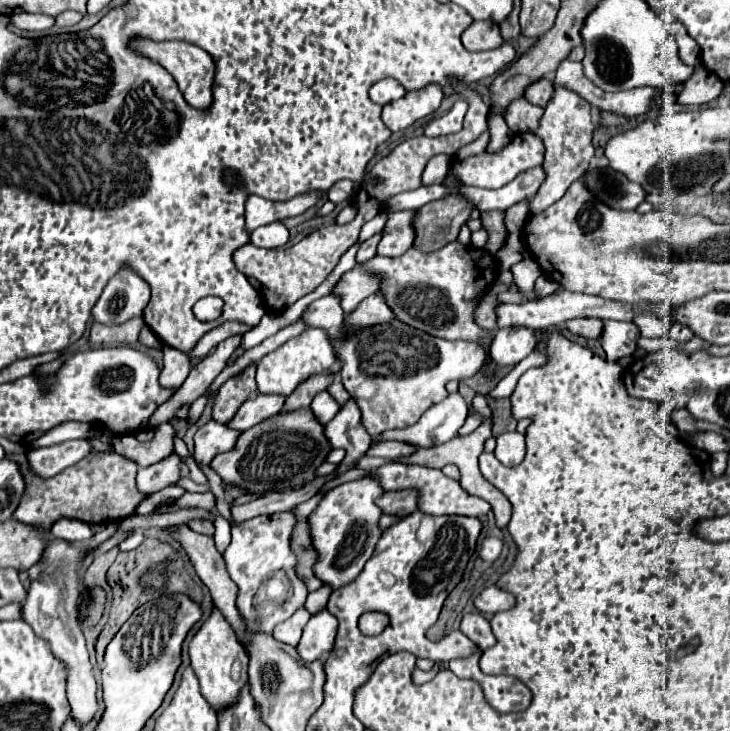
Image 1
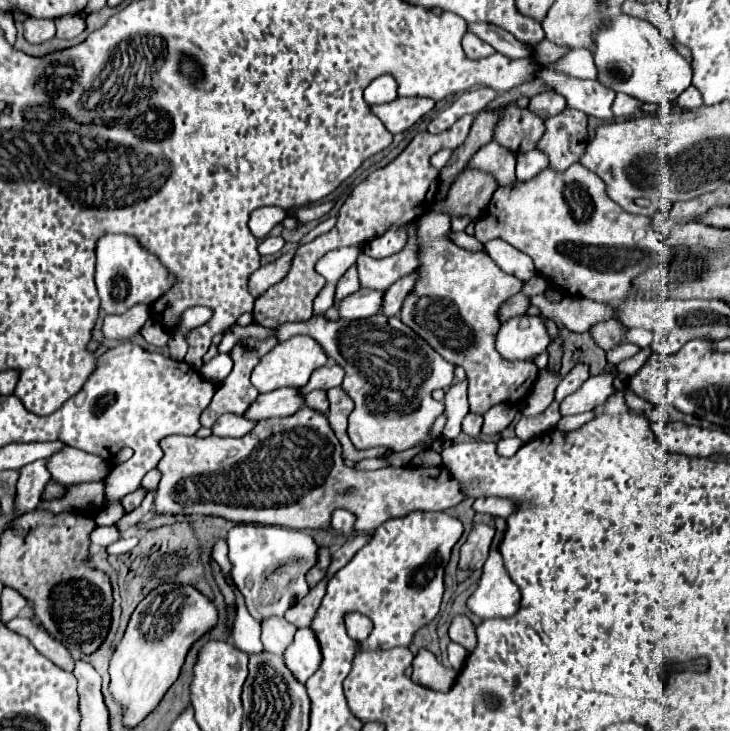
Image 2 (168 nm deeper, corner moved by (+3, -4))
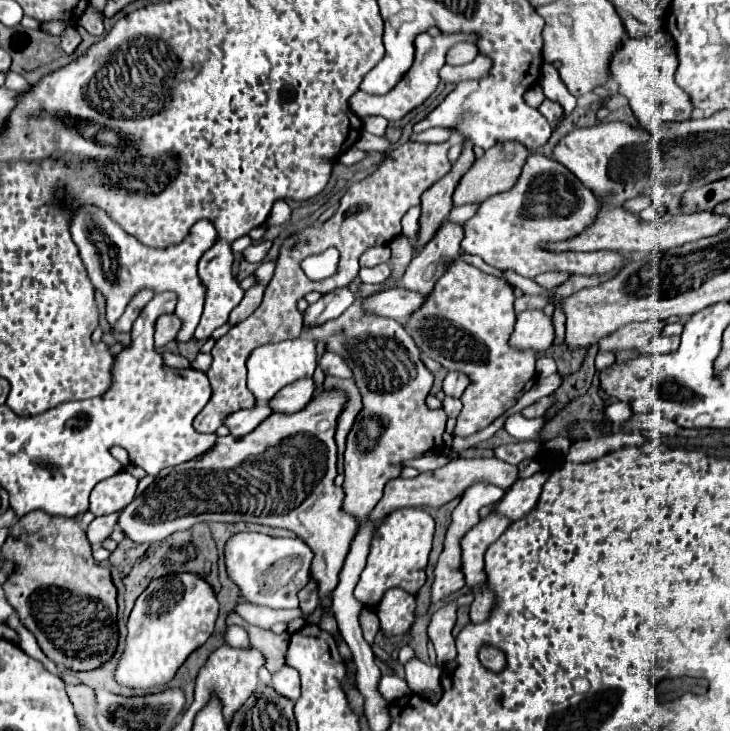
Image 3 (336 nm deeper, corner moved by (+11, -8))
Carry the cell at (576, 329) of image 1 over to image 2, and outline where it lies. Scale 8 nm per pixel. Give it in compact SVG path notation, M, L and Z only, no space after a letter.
M608 320L608 322L598 322L594 324L588 334L592 336L592 340L602 348L602 350L610 350L614 346L618 346L622 342L624 336L624 328L622 324L618 324L616 320Z

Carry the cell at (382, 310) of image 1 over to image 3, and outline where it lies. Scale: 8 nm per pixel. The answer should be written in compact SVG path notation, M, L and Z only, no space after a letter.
M444 222L436 236L412 258L410 266L402 276L404 288L412 292L432 292L436 280L446 272L446 268L462 256L460 240L464 238L464 228L460 224Z

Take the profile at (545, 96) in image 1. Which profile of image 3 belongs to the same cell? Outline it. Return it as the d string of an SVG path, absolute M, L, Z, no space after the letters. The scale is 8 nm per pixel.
M544 100L538 110L546 116L546 120L548 120L550 124L556 124L556 122L562 118L562 114L564 114L562 106L560 106L558 102L554 102L554 100Z

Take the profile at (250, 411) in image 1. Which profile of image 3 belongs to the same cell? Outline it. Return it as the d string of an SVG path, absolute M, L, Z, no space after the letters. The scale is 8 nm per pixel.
M312 378L308 380L296 380L296 384L288 384L288 388L282 388L268 404L274 412L298 412L302 410L314 396L316 384Z

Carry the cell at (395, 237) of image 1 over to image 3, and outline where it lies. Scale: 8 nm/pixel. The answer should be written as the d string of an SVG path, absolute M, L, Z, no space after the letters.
M374 246L374 248L368 248L360 256L360 266L376 266L376 264L382 264L388 260L390 260L390 248L388 246Z

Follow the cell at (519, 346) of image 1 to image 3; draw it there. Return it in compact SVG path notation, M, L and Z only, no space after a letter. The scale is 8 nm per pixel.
M526 310L518 314L514 334L510 344L518 350L532 348L536 352L544 352L554 342L554 324L552 318L542 310Z

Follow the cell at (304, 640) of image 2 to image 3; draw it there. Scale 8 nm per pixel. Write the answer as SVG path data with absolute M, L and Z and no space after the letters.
M284 666L280 672L272 676L272 688L280 692L280 696L286 696L288 700L296 702L300 698L300 678L296 670Z

